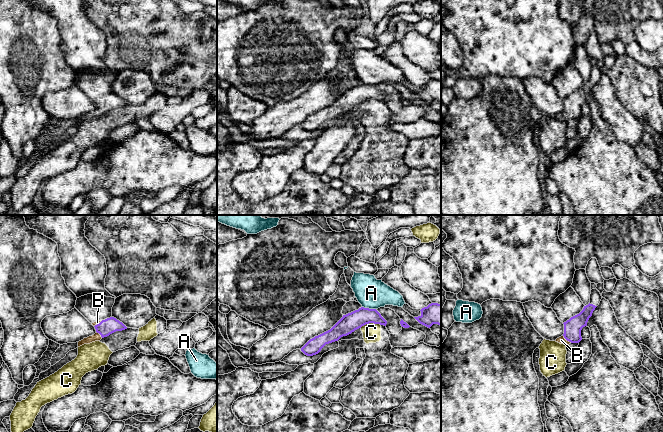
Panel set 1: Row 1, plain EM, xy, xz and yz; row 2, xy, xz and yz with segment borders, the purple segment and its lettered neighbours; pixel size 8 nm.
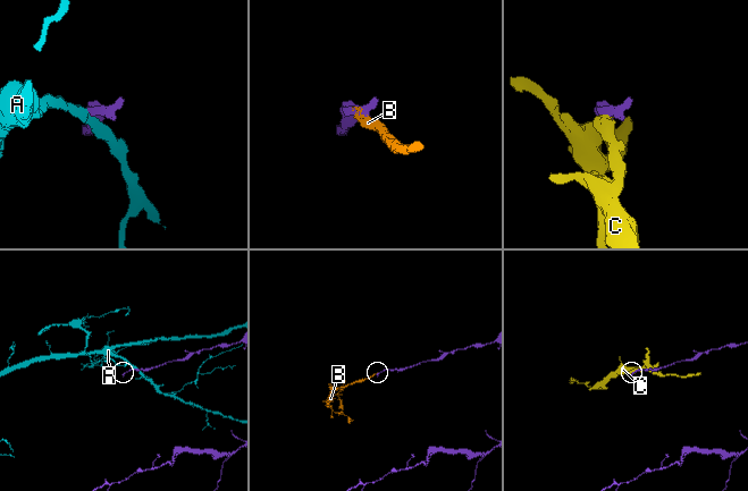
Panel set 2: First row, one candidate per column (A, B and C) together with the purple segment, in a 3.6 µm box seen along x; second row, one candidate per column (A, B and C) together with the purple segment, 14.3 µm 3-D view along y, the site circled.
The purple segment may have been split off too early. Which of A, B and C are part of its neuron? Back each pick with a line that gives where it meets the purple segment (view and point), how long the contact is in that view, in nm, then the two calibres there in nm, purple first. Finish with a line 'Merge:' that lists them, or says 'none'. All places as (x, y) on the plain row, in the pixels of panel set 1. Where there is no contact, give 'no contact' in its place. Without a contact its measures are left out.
B: yz (567, 116) | 90 nm | 140/60 nm
Merge: B

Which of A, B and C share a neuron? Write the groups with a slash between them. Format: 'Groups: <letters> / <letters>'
Groups: A / B / C

